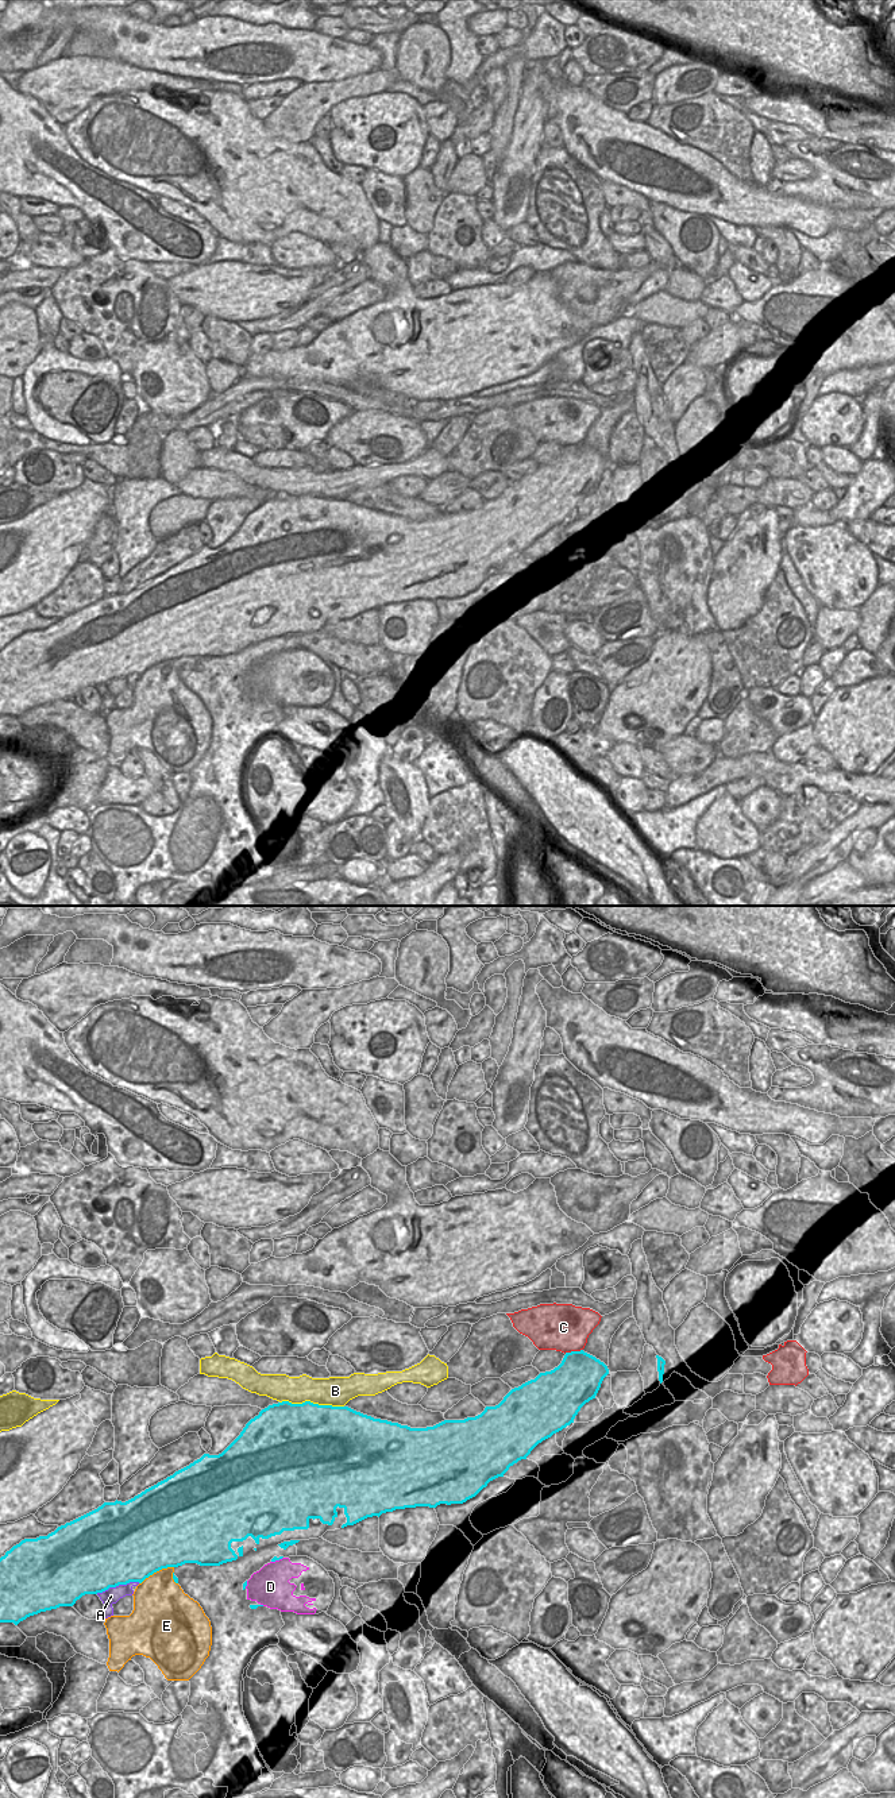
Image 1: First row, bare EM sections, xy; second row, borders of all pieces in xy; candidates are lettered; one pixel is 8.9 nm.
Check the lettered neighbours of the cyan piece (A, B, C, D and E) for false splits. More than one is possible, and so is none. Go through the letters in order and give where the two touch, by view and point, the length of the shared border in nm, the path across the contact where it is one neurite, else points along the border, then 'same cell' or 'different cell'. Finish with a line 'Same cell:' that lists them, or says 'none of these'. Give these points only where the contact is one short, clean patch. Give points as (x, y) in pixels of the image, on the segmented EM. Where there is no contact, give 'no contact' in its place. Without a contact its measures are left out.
A: contact xy (118, 1585); length 400 nm; different cell
B: contact xy (312, 1403); length 600 nm; different cell
C: contact xy (573, 1351); length 170 nm; different cell
D: contact xy (277, 1559); length 120 nm; different cell
E: contact xy (155, 1571); length 360 nm; different cell
Same cell: none of these

